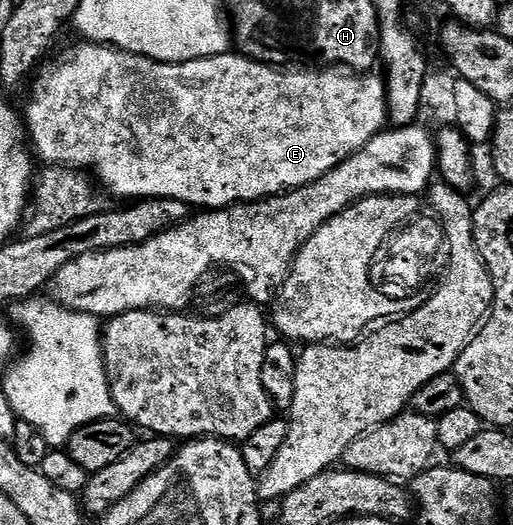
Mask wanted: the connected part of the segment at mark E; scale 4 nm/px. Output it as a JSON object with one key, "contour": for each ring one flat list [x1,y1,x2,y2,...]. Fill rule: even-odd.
{"contour":[[82,41,79,44,79,47,72,48,59,63,52,64,42,76,39,74,33,80,34,92,30,95,26,115,24,111,24,126,32,144,33,154,39,160,42,158,46,165,55,167,68,166,79,169,94,167,93,174,96,179,98,174,97,182,99,184,102,182,112,194,126,199,122,201,175,199,190,204,194,209,221,209,232,207,235,203,257,203,260,199,269,199,272,195,280,195,294,191,297,187,315,183,320,177,336,169,336,165,348,161,348,157,364,149,364,145,368,145,372,137,379,135,388,123,386,81,381,74,359,73,344,68,287,69,285,66,271,65,269,62,258,63,262,61,242,53,213,55,207,59,193,59,187,63,161,63,143,55,133,55,131,51,119,51,113,45,99,45,89,41]]}

